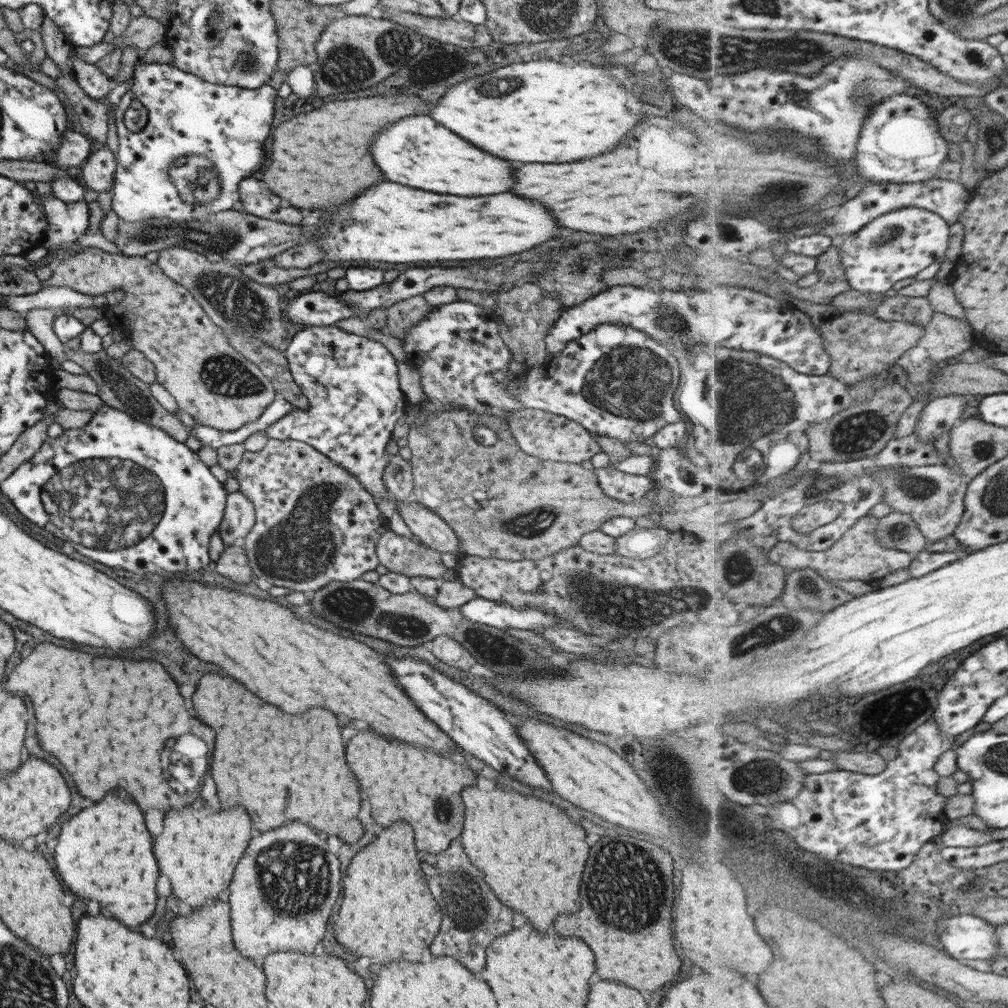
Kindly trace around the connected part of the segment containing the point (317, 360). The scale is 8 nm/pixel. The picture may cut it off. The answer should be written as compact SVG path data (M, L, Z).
M335 325L304 327L292 338L292 342L286 349L285 357L293 381L302 389L304 396L308 399L309 407L294 407L288 415L273 422L266 430L269 438L294 439L309 444L334 464L345 468L350 476L358 479L365 490L373 496L380 515L387 521L388 529L398 536L408 538L412 545L420 544L420 540L416 539L408 526L404 524L397 507L397 500L394 499L383 479L385 468L390 460L386 444L393 438L394 424L398 422L398 418L402 418L402 415L405 414L405 408L408 405L407 397L402 393L398 384L396 359L380 341L372 340L369 337L358 337L356 333L348 333L338 329Z

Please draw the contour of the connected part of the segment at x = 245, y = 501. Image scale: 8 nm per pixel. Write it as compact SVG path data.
M240 491L227 493L224 517L220 522L220 537L226 547L241 542L255 524L253 502Z

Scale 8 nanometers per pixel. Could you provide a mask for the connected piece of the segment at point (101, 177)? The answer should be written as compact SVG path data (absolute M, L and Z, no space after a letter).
M108 147L94 150L82 168L83 186L94 192L113 191L117 162Z

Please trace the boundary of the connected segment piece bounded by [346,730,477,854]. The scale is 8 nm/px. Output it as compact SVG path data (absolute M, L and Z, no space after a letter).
M370 730L348 742L346 760L350 770L354 766L354 778L372 804L372 816L378 824L384 828L396 820L412 824L416 848L430 854L444 852L460 836L465 822L460 792L466 786L474 786L477 776L464 761L452 762L422 748L382 748L382 738Z

